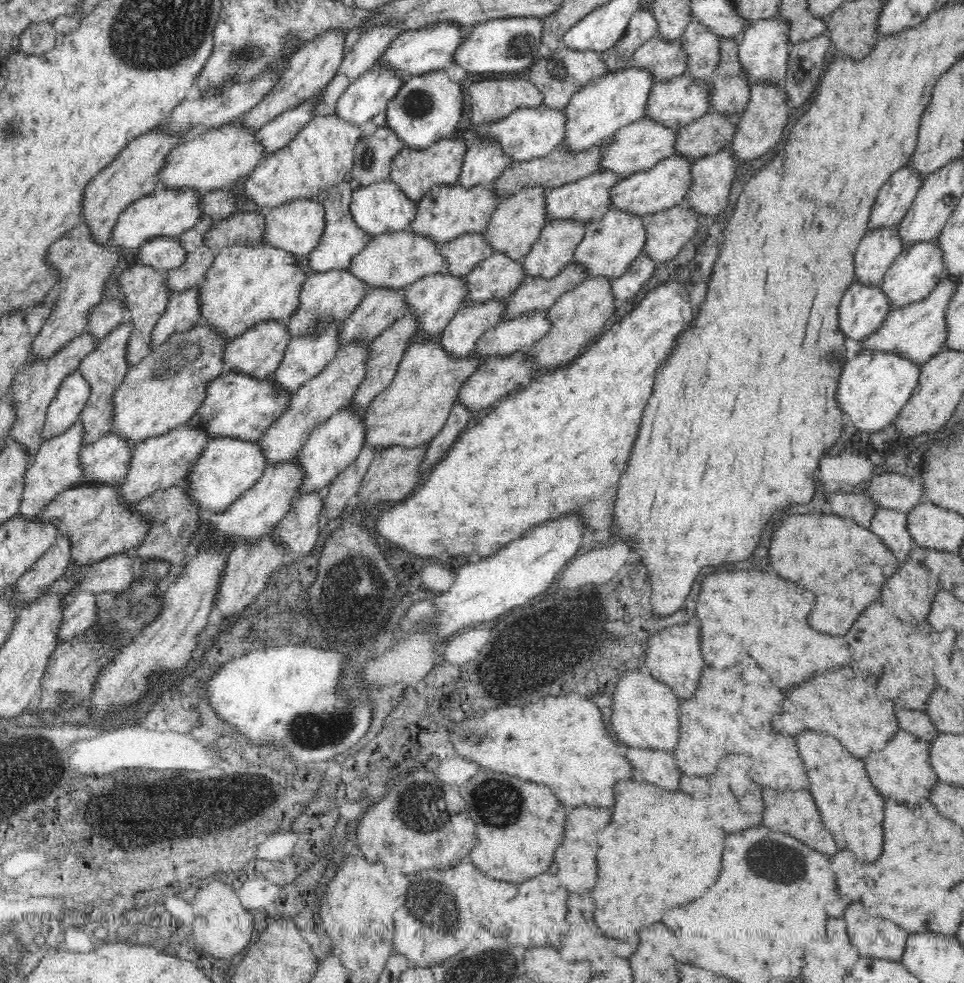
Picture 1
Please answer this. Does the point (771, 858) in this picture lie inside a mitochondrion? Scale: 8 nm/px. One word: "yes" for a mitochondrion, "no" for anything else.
yes

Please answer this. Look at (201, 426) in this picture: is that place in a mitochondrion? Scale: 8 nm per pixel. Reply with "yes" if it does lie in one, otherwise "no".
no

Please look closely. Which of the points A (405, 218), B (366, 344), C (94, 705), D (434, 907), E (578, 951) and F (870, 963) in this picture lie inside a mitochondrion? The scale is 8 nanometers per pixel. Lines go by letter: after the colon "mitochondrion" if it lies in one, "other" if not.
A: other
B: other
C: other
D: mitochondrion
E: other
F: other

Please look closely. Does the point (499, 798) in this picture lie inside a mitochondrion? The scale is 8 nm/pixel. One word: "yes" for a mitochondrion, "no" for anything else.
yes

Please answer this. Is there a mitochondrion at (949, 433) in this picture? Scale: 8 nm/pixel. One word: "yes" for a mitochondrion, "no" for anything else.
no

